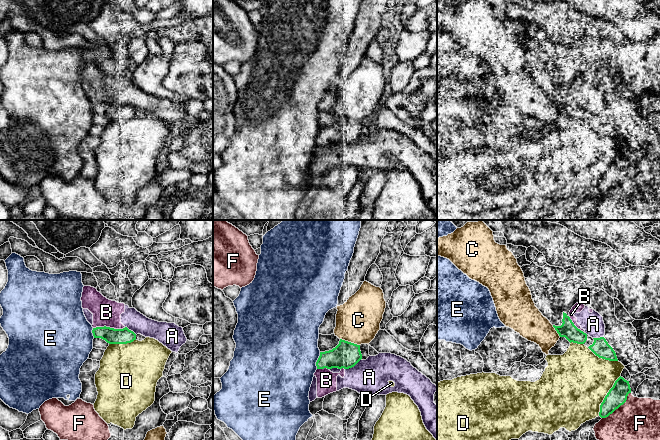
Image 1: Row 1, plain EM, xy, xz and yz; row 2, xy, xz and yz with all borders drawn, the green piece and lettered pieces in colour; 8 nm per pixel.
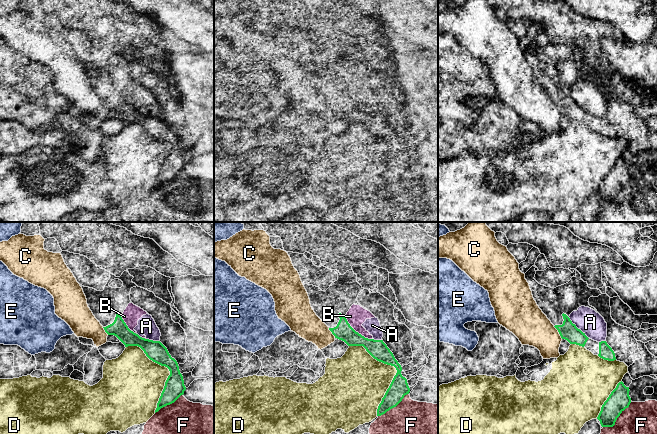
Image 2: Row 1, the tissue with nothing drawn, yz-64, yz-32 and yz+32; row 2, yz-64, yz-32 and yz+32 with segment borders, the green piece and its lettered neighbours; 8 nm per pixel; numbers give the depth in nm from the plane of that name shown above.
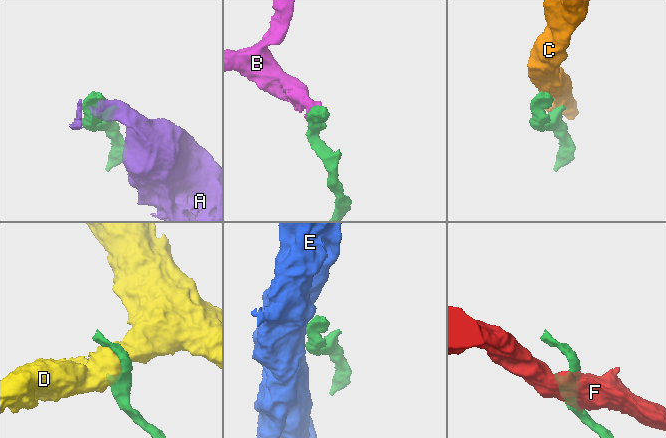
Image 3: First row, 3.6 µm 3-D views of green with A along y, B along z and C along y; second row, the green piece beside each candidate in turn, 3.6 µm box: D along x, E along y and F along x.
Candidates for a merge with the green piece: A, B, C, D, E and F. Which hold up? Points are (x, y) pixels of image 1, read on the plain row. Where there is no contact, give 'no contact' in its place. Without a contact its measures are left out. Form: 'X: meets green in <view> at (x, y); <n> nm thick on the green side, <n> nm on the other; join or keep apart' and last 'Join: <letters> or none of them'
A: meets green in xz at (353, 142); 220 nm thick on the green side, 300 nm on the other; keep apart
B: meets green in xy at (109, 103); 130 nm thick on the green side, 220 nm on the other; keep apart
C: meets green in xz at (350, 118); 220 nm thick on the green side, 360 nm on the other; keep apart
D: meets green in yz at (606, 171); 160 nm thick on the green side, 480 nm on the other; keep apart
E: meets green in xz at (317, 136); 220 nm thick on the green side, 500 nm on the other; keep apart
F: meets green in yz at (618, 183); 160 nm thick on the green side, 460 nm on the other; keep apart
Join: none of them

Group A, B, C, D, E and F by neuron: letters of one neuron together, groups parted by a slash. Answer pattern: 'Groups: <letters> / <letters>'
Groups: A B / C / D / E / F

